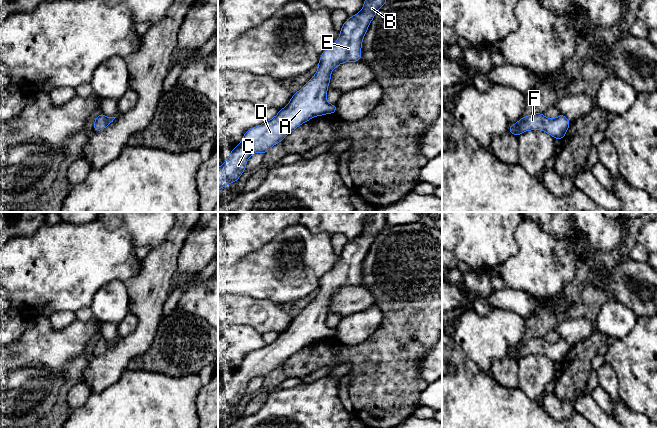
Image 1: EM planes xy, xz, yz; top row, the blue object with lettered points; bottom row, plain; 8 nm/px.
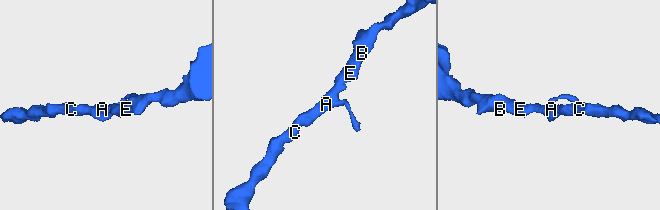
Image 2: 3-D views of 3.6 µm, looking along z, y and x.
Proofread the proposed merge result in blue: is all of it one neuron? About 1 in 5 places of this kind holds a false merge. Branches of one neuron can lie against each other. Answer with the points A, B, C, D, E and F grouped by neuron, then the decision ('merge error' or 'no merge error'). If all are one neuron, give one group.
A B C D E F; no merge error

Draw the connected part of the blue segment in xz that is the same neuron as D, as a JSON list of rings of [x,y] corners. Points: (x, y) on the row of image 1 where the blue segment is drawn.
[[[365,0],[363,9],[347,19],[340,30],[339,38],[321,54],[316,74],[292,95],[288,105],[280,109],[273,119],[244,134],[241,143],[218,168],[218,190],[238,181],[253,153],[265,154],[313,117],[336,113],[337,105],[326,101],[330,72],[341,63],[361,61],[362,40],[370,22],[385,3],[387,0]]]

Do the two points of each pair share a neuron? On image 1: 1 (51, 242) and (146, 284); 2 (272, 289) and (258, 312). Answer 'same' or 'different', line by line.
1: different
2: different

